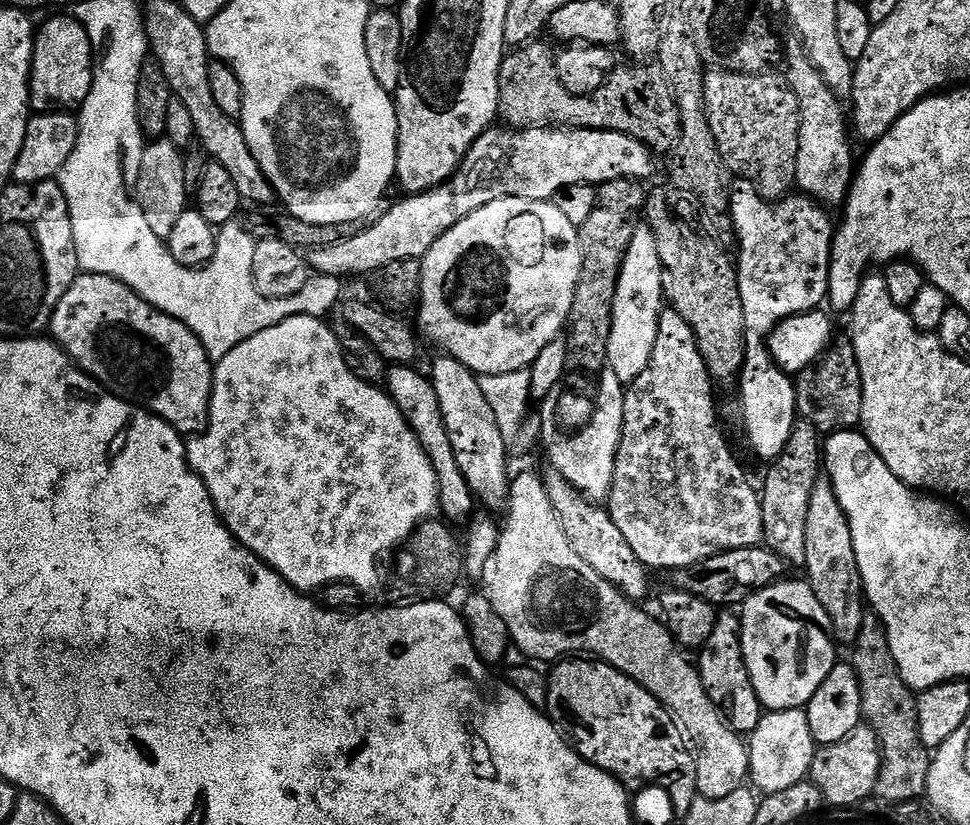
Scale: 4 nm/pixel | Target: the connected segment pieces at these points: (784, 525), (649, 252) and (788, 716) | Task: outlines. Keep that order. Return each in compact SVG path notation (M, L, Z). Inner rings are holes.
M803 424L796 425L782 455L771 461L767 468L764 488L759 489L763 543L789 565L803 565L806 554L806 510L810 510L810 494L814 494L814 486L820 478L820 437Z
M649 228L639 229L633 233L622 257L607 336L607 369L625 386L631 384L649 364L660 333L658 320L664 309L661 270L655 234Z
M787 708L781 712L765 711L758 726L746 740L748 746L748 775L757 793L767 794L787 790L809 779L812 759L818 747L810 734L808 713L804 708Z

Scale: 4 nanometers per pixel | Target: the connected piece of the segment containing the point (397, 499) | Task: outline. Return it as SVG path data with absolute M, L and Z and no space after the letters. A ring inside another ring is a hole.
M315 316L286 318L278 322L278 326L270 326L270 330L254 334L254 338L246 338L246 342L234 346L226 358L218 361L212 378L208 427L187 441L188 467L206 486L220 521L228 527L234 539L271 566L297 592L312 594L315 588L324 588L327 584L353 584L364 592L372 592L380 584L380 559L387 552L395 553L401 545L411 540L416 529L431 517L428 515L437 511L436 473L391 396L383 387L360 381L351 373L339 338L324 323L323 319Z

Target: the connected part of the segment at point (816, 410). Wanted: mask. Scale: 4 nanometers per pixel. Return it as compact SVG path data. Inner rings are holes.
M851 350L833 351L795 377L796 414L823 434L855 429L862 414L862 378ZM833 355L833 356L832 356Z

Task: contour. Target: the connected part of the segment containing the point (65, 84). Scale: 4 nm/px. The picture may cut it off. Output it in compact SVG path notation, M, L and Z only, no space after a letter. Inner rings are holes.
M50 17L41 28L39 25L32 41L32 75L28 77L31 111L39 114L83 105L92 89L93 68L92 43L76 17Z

